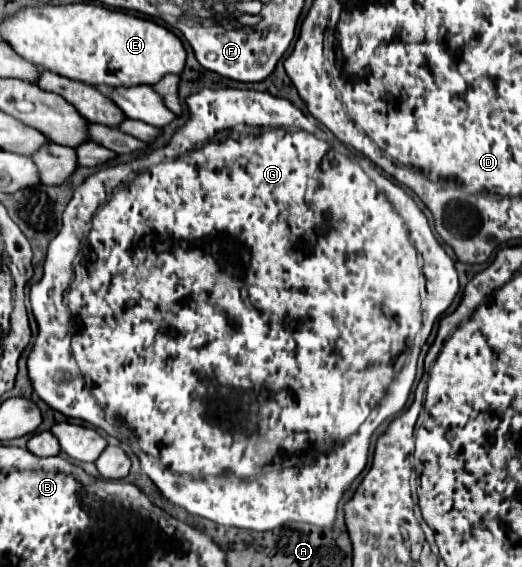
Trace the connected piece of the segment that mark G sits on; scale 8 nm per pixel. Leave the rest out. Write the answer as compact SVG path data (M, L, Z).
M203 89L187 99L187 107L191 119L175 133L167 147L147 151L141 159L125 165L101 169L75 189L73 199L63 213L63 229L49 245L43 279L30 288L29 301L39 325L39 335L27 359L29 377L35 391L49 407L67 417L101 427L121 443L127 443L141 459L143 473L149 475L167 499L189 513L225 527L256 532L271 531L289 521L329 527L335 521L339 499L367 463L373 431L405 407L415 381L421 349L435 321L449 309L459 291L453 259L435 239L427 217L401 187L386 181L377 170L376 181L371 181L363 171L362 157L349 157L347 149L337 149L325 141L321 137L323 131L319 131L319 127L291 101L261 91Z

